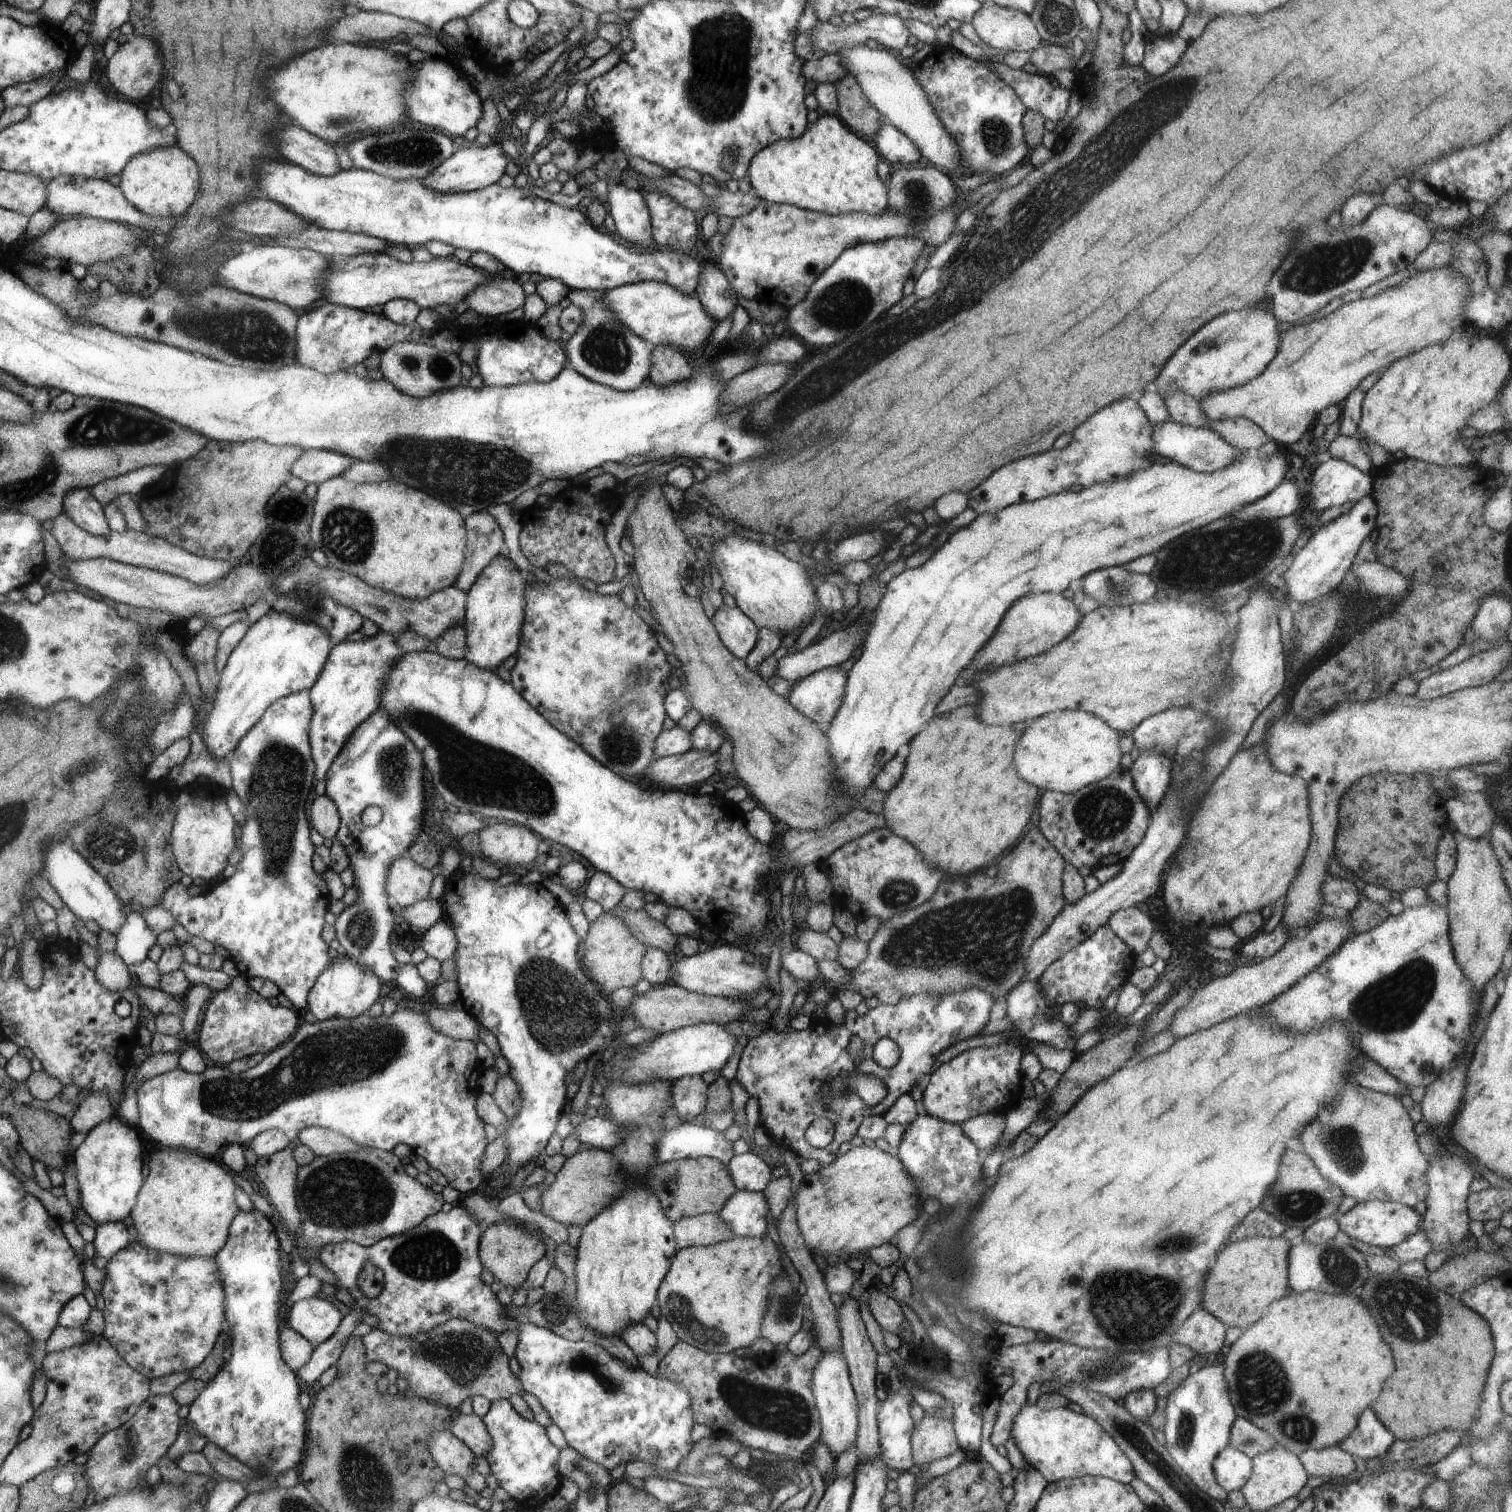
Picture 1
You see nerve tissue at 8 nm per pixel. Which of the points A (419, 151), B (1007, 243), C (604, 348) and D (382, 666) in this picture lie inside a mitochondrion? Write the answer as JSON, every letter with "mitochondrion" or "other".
{"A":"mitochondrion","B":"mitochondrion","C":"mitochondrion","D":"other"}

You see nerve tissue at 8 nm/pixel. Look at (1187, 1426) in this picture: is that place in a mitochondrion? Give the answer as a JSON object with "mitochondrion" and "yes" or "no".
{"mitochondrion":"yes"}

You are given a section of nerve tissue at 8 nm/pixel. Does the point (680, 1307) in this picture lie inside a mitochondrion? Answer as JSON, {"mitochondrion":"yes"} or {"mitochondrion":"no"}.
{"mitochondrion":"yes"}

